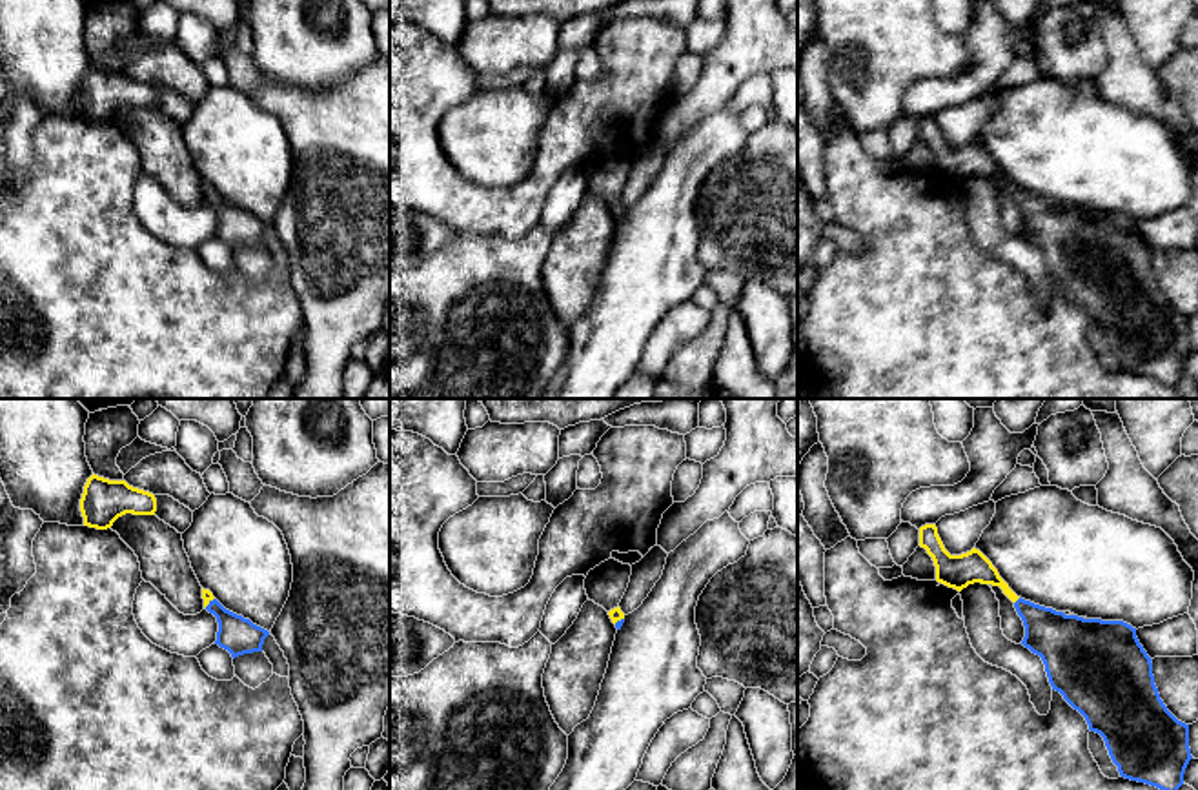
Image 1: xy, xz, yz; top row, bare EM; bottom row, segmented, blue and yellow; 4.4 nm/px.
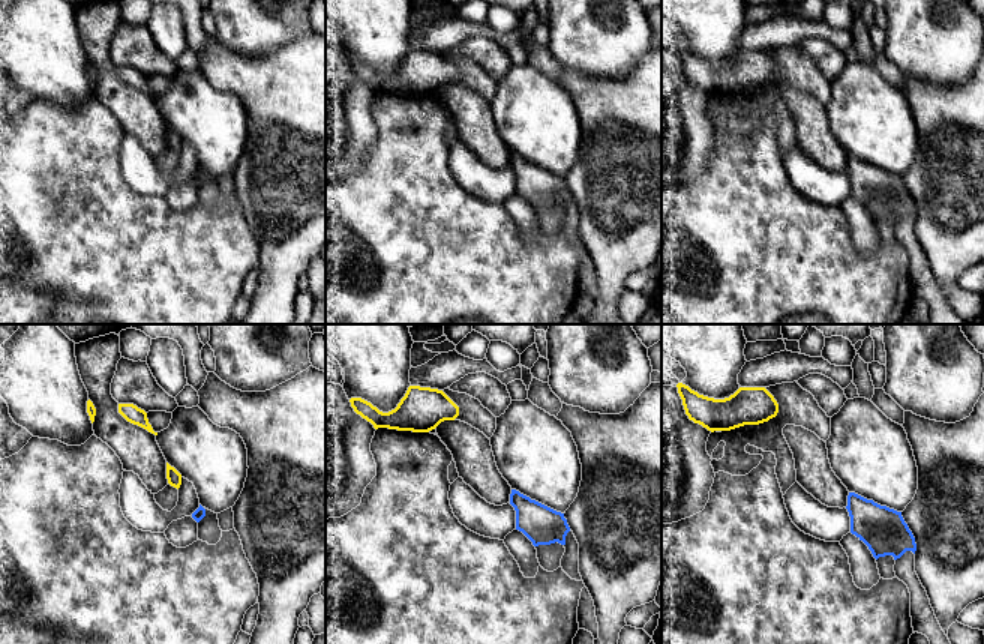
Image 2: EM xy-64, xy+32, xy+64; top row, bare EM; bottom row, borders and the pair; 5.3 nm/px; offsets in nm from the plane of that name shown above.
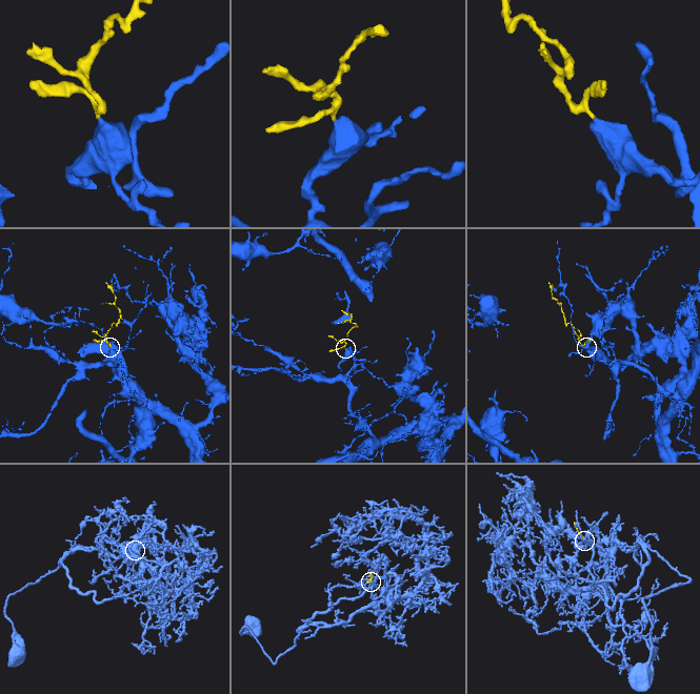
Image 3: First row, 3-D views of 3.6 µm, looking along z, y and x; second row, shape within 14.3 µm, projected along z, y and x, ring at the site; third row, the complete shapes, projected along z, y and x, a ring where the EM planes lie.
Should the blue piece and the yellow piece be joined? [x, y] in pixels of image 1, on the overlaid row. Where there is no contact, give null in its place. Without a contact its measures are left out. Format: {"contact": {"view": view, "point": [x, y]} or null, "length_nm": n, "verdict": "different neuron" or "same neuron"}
{"contact": {"view": "yz", "point": [1016, 601]}, "length_nm": 40, "verdict": "same neuron"}

